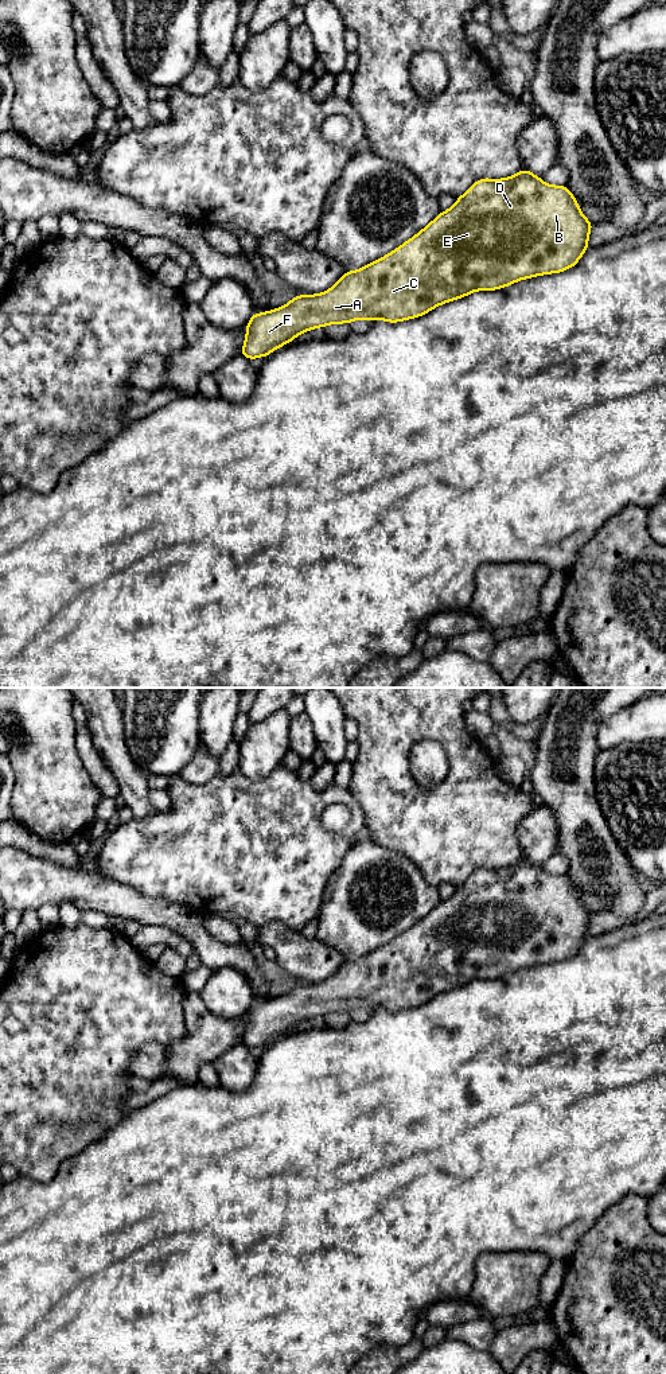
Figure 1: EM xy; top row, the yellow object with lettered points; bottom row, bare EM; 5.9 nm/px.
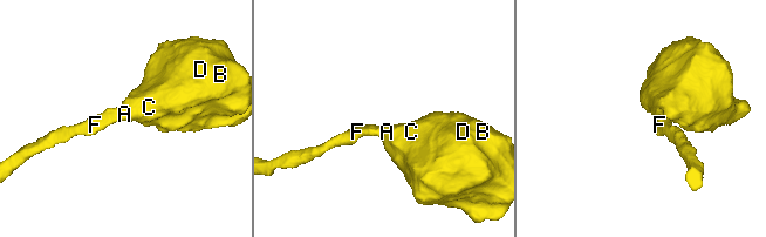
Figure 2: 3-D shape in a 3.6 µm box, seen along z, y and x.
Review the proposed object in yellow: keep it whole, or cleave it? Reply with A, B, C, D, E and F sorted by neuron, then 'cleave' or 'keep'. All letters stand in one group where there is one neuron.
groups A B C D E F; keep

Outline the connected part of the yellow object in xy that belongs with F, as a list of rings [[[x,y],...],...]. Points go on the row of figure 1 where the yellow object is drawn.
[[[522,168],[517,175],[503,179],[483,178],[456,199],[452,209],[441,211],[429,225],[387,256],[351,272],[319,295],[295,296],[285,305],[258,314],[246,324],[246,338],[241,355],[248,359],[268,357],[273,350],[292,342],[297,335],[328,324],[350,324],[357,319],[397,323],[418,318],[440,304],[461,299],[474,291],[494,291],[523,279],[560,273],[575,266],[588,249],[593,223],[588,221],[577,199],[566,186],[550,186],[538,175]]]

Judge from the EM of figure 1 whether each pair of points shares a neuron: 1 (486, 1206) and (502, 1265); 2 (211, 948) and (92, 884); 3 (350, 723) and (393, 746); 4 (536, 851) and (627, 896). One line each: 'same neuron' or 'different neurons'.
1: different neurons
2: same neuron
3: different neurons
4: different neurons

